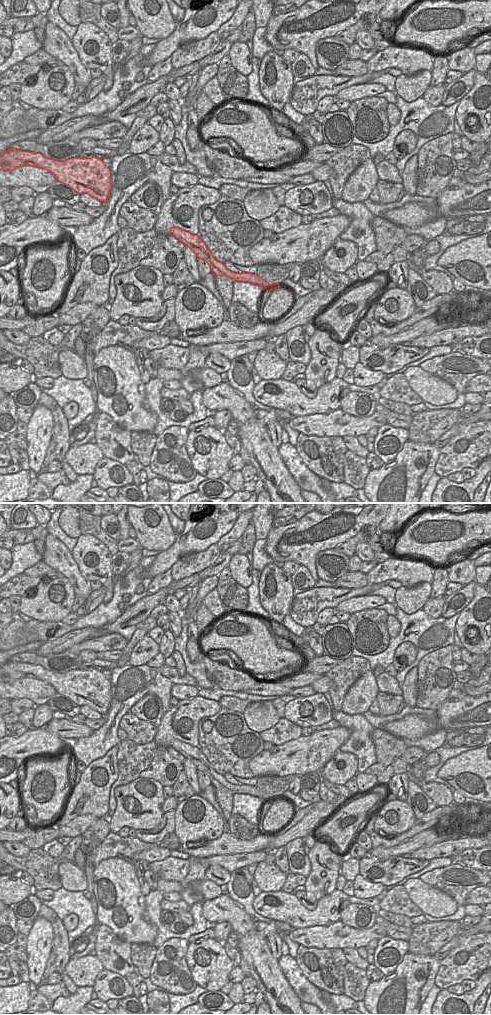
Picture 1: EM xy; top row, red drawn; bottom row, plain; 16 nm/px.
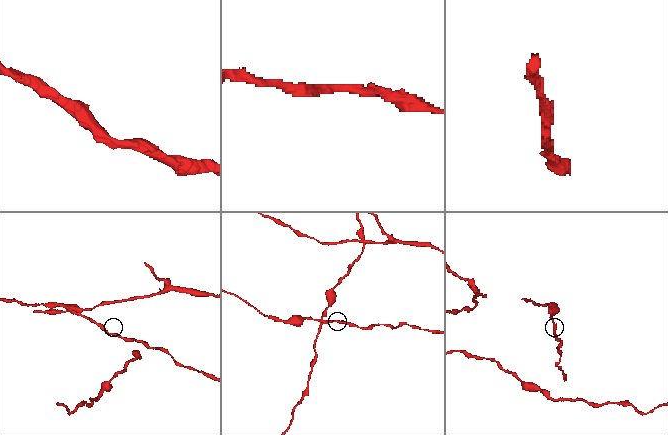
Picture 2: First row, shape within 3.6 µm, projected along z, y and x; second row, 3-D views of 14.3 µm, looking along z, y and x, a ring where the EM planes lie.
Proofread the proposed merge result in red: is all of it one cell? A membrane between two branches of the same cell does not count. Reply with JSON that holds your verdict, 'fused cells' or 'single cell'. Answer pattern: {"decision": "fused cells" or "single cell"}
{"decision": "single cell"}

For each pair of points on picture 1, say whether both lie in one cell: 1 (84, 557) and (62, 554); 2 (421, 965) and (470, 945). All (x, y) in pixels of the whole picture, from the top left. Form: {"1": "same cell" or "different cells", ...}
{"1": "different cells", "2": "different cells"}

